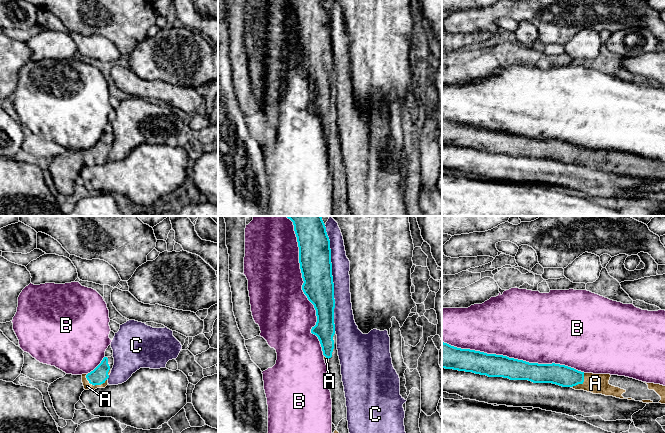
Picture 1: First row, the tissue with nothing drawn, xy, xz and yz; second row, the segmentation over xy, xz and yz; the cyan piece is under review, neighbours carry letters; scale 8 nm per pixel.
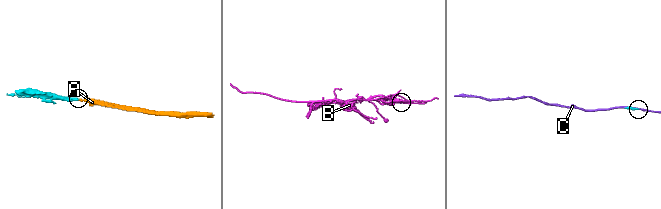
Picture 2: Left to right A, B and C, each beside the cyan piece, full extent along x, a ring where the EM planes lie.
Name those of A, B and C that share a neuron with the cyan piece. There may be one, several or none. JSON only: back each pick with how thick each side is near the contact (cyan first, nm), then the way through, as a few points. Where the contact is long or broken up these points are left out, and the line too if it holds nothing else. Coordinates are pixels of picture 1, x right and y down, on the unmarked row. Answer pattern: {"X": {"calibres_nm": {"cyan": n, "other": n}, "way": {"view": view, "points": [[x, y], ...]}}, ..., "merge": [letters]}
{"A": {"calibres_nm": {"cyan": 140, "other": 60}}, "merge": ["A"]}

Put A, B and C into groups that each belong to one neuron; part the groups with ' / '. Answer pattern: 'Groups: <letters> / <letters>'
Groups: A / B / C

